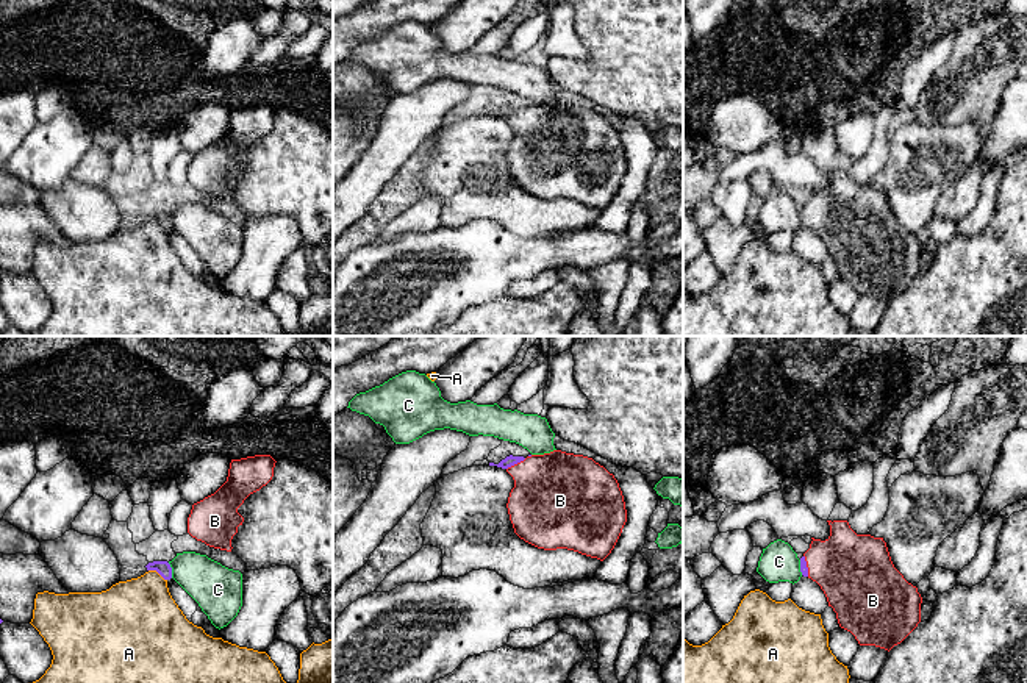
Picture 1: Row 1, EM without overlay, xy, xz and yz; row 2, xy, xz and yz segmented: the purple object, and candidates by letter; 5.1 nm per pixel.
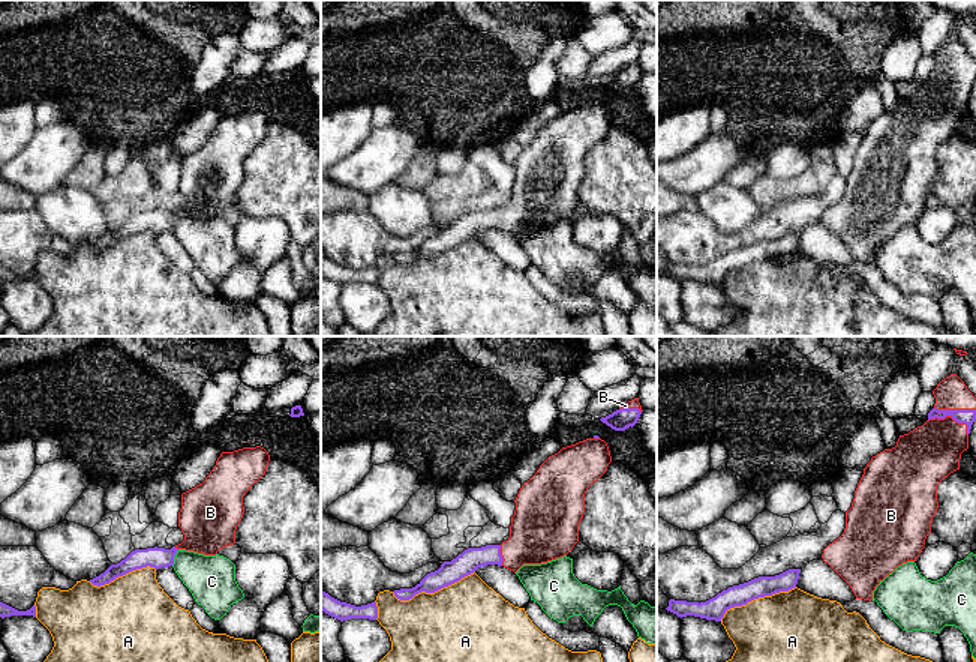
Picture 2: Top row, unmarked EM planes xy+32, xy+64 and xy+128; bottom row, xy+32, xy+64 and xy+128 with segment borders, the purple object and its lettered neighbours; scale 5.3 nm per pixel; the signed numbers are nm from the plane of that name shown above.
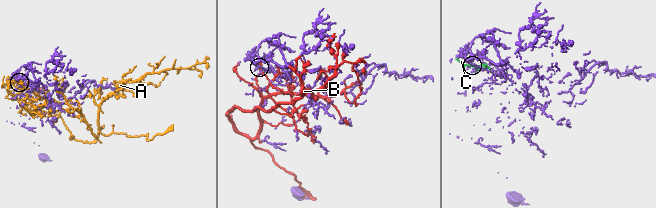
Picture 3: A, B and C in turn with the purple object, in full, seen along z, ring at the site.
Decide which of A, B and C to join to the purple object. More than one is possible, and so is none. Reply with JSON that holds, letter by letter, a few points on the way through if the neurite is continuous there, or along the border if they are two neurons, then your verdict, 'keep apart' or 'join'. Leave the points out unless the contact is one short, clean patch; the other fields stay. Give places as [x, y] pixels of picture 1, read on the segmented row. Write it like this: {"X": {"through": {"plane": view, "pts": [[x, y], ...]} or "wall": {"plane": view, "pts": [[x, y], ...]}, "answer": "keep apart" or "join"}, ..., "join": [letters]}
{"A": {"answer": "keep apart"}, "B": {"answer": "join"}, "C": {"answer": "keep apart"}, "join": ["B"]}

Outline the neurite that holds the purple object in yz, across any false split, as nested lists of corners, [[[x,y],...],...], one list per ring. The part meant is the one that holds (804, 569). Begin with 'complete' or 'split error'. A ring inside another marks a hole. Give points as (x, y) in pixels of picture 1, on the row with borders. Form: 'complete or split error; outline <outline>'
split error; outline [[[847,520],[827,522],[830,536],[825,541],[811,538],[810,549],[800,558],[800,572],[821,586],[839,627],[850,631],[860,645],[889,652],[921,622],[922,597],[894,567],[883,538],[857,535]]]

